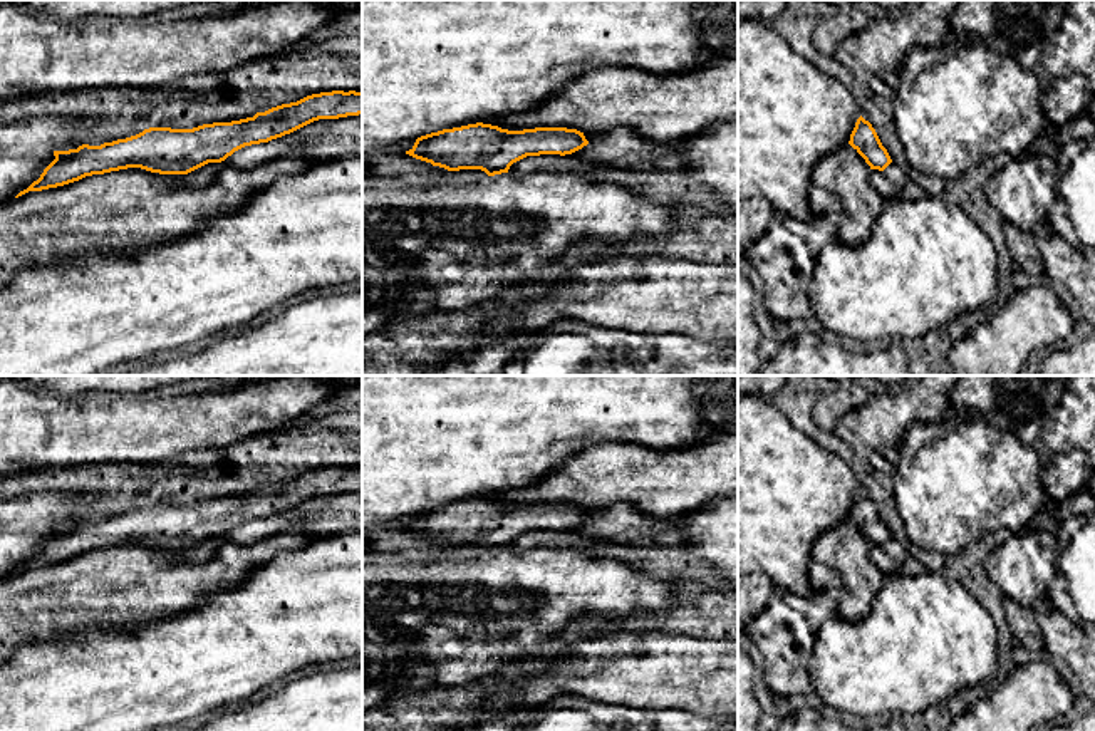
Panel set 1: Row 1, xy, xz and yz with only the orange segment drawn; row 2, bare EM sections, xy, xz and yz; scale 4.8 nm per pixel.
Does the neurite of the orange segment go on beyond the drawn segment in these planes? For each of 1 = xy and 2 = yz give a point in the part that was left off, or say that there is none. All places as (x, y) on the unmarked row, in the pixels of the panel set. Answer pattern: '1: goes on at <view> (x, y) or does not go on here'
1: does not go on here
2: does not go on here

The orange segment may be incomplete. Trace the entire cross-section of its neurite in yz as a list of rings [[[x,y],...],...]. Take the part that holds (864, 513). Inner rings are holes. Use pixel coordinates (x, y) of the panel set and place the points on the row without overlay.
[[[862,491],[855,498],[848,520],[865,535],[870,545],[884,547],[892,538],[875,505]]]

